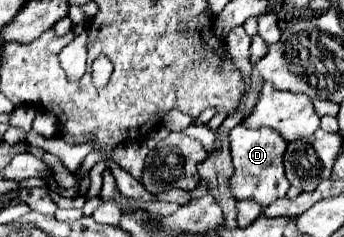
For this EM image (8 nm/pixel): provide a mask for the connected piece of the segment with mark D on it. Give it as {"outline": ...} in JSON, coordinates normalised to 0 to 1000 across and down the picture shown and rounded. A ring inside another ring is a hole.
{"outline":[[[683,532],[666,557],[672,582],[672,650],[677,650],[677,734],[666,743],[666,802],[683,827],[683,844],[741,844],[759,869],[823,835],[840,793],[840,759],[828,751],[823,717],[823,641],[834,624],[834,599],[782,540],[724,549],[712,532]]]}

